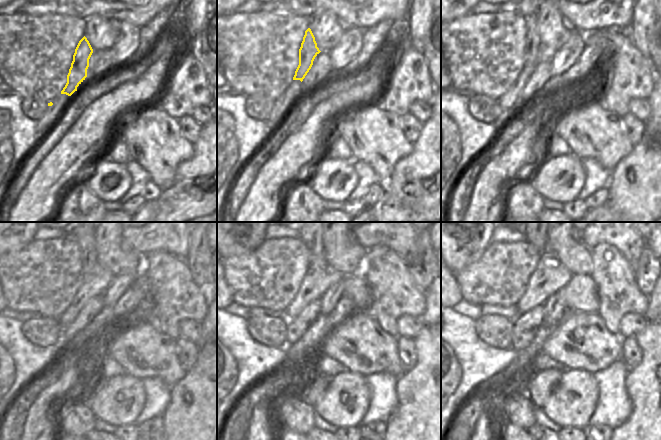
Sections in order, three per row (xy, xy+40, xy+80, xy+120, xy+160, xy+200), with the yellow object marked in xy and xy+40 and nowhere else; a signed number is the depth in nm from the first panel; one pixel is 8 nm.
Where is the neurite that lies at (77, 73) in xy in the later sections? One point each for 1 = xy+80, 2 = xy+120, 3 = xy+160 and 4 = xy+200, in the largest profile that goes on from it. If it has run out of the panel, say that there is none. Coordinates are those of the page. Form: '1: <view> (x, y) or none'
1: xy+80 (532, 42)
2: xy+120 (86, 242)
3: xy+160 (314, 242)
4: xy+200 (540, 242)

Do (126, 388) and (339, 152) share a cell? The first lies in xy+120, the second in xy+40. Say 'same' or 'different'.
different

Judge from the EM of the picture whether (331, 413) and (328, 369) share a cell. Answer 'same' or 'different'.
different

